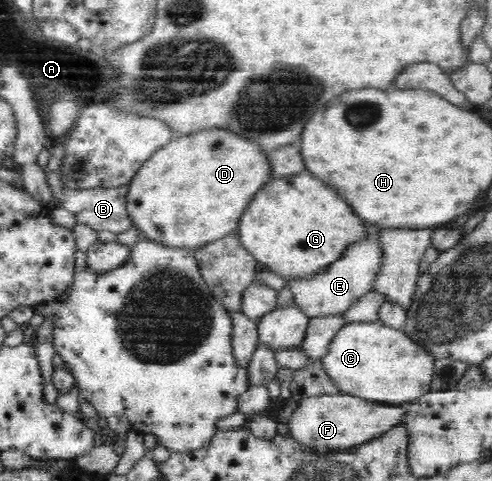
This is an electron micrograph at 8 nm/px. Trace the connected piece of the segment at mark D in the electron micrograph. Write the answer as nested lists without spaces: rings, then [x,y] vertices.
[[[211,127],[208,129],[198,130],[188,135],[179,134],[172,139],[171,142],[164,144],[159,150],[156,150],[149,160],[143,163],[143,166],[135,173],[132,180],[127,184],[129,192],[127,194],[127,211],[130,220],[133,222],[133,226],[137,228],[141,237],[145,239],[151,239],[155,242],[162,243],[167,246],[185,247],[194,249],[198,246],[203,246],[227,236],[237,231],[239,224],[239,218],[243,216],[245,208],[249,206],[249,202],[253,200],[253,196],[271,180],[273,176],[273,170],[271,170],[271,159],[269,158],[269,152],[261,150],[261,146],[255,142],[255,140],[249,140],[241,134],[235,134],[235,132],[229,132],[229,130],[221,130],[221,128]]]

